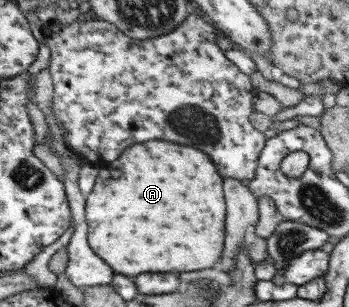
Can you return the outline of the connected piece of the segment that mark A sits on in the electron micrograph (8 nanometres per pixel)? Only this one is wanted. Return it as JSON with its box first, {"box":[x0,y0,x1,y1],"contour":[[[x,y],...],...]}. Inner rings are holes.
{"box":[87,140,227,278],"contour":[[[166,140],[147,141],[130,146],[109,166],[111,172],[121,172],[117,178],[111,178],[103,165],[99,168],[95,190],[87,202],[89,244],[115,272],[137,278],[143,272],[207,270],[219,262],[225,248],[227,204],[223,178],[205,151]]]}

